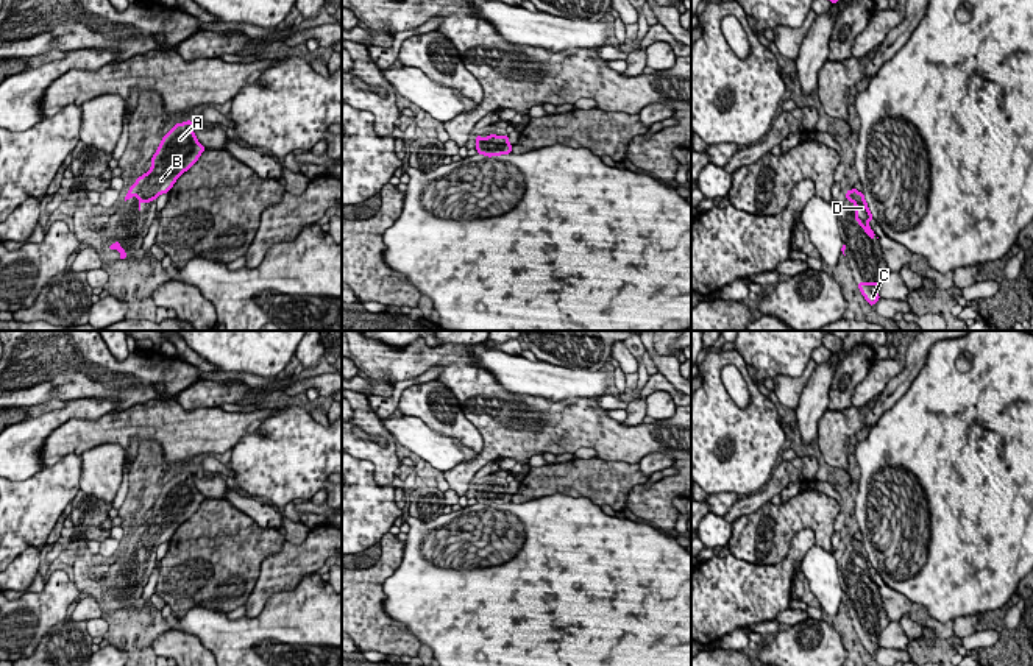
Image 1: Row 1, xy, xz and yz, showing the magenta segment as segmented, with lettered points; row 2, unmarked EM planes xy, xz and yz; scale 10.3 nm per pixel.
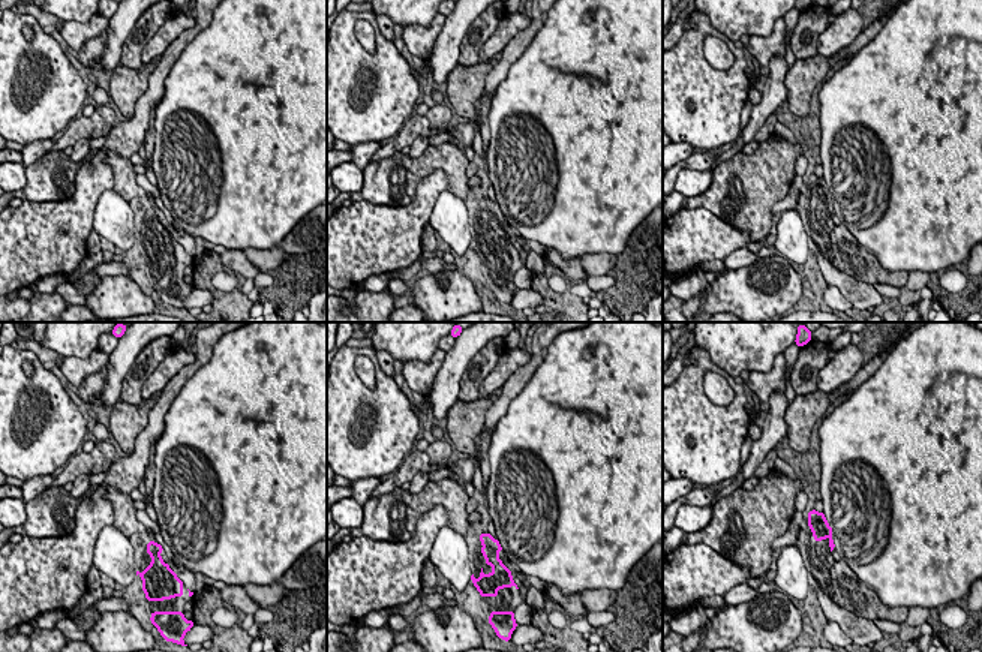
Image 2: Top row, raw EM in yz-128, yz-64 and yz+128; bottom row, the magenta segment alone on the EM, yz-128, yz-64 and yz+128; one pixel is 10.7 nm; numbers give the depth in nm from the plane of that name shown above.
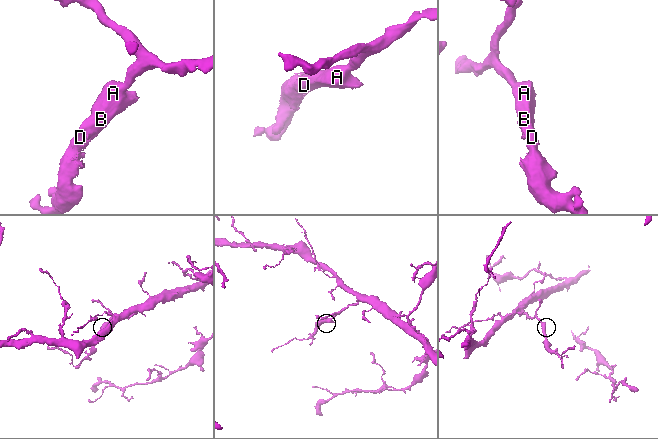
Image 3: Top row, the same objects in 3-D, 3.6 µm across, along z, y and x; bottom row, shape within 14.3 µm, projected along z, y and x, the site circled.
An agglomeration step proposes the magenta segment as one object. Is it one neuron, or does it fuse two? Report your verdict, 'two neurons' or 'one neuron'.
one neuron

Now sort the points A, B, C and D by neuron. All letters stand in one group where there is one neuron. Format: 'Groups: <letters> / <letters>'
Groups: A B C D

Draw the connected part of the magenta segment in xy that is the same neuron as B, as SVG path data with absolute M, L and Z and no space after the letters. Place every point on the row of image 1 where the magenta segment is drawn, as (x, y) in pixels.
M187 120L176 123L161 140L156 153L151 158L151 168L139 176L136 182L130 187L128 195L123 197L123 203L131 197L139 198L139 211L142 203L150 203L156 200L161 193L170 192L176 179L187 172L206 150L193 134L193 122Z

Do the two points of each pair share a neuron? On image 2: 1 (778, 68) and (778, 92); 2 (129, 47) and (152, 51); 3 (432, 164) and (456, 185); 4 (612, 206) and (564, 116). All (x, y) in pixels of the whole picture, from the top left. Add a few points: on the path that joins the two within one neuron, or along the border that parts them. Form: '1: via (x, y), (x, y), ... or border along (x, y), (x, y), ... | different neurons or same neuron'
1: via (778, 74), (778, 86) | same neuron
2: border along (164, 23), (144, 47), (141, 62) | different neurons
3: via (440, 164), (456, 177) | same neuron
4: via (612, 183), (612, 164), (586, 138) | same neuron

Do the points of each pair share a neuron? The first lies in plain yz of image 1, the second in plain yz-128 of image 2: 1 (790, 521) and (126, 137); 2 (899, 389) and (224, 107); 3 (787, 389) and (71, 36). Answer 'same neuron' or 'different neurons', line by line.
1: different neurons
2: different neurons
3: same neuron

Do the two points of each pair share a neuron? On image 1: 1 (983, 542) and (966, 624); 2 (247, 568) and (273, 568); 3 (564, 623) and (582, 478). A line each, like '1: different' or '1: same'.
1: different
2: different
3: different

